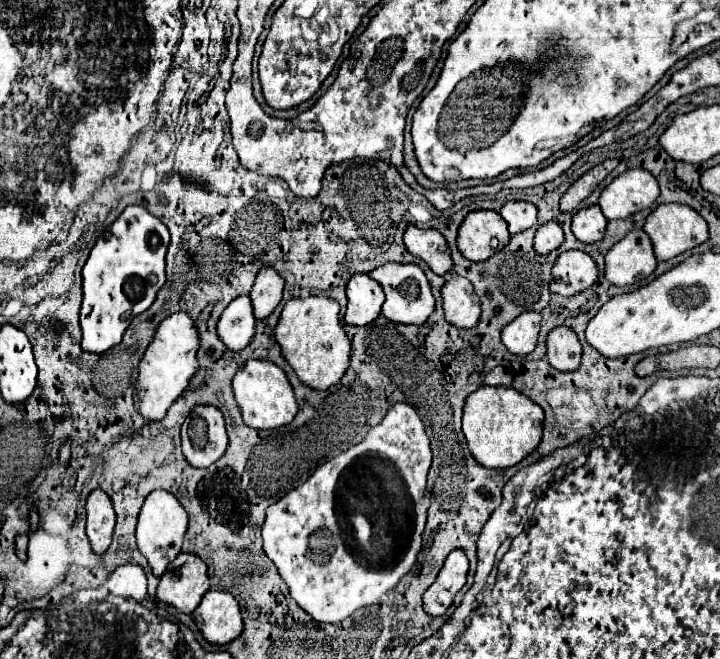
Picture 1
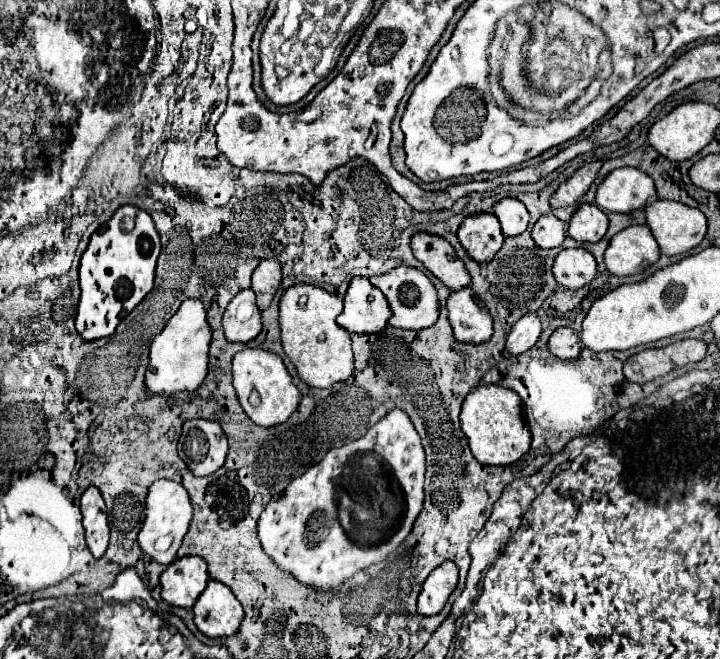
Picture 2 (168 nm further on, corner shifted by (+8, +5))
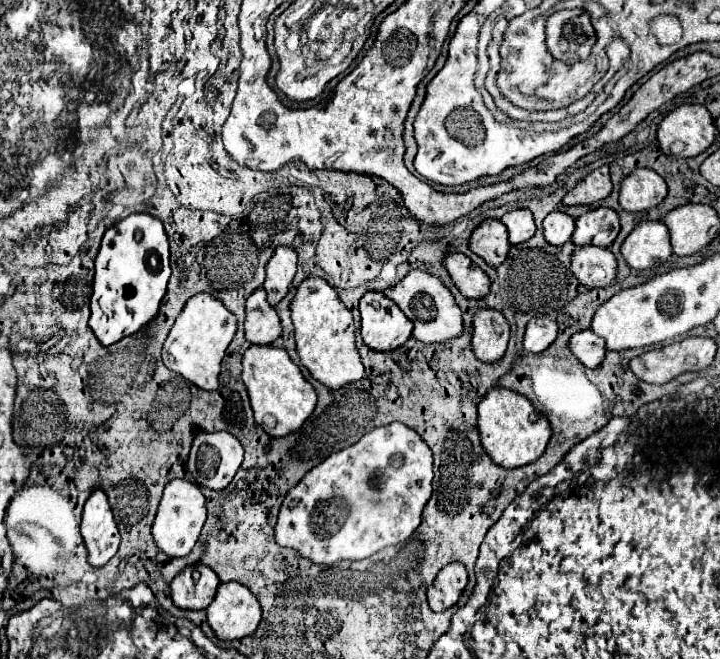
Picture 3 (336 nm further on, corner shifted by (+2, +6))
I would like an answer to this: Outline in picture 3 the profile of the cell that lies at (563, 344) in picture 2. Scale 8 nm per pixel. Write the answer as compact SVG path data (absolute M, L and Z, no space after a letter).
M591 329L579 331L577 335L573 335L569 341L569 347L571 347L573 355L589 369L599 367L607 353L603 339L599 335L595 335Z

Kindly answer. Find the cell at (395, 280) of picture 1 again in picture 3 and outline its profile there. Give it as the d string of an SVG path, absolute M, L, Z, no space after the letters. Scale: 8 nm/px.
M415 269L407 277L403 277L393 289L387 289L385 295L393 299L407 315L407 319L413 323L413 337L421 343L445 343L463 333L463 313L455 303L451 291L439 277Z

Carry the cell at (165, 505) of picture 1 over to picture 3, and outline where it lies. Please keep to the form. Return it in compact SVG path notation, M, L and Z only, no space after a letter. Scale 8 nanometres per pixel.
M173 479L167 483L155 523L153 523L153 537L157 547L167 553L169 557L183 557L187 555L193 545L197 543L203 523L207 519L207 509L205 509L205 497L199 489L199 485L187 481L187 479Z

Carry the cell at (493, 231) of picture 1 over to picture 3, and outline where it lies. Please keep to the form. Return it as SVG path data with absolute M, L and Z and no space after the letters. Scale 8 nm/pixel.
M485 219L469 239L469 249L491 267L499 267L505 261L509 247L507 229L499 219Z

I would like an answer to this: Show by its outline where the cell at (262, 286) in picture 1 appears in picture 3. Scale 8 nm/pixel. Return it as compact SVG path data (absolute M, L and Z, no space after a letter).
M277 247L267 263L267 279L263 283L267 301L277 305L289 291L291 281L297 273L297 253L291 247Z

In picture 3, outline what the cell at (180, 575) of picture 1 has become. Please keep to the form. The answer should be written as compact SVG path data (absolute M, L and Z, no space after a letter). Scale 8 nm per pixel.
M207 565L185 567L171 581L171 597L179 609L207 609L219 587L217 573Z

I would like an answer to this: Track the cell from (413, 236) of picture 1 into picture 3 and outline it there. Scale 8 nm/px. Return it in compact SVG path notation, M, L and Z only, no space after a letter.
M453 253L445 257L445 269L449 271L451 279L455 281L457 289L467 299L483 299L491 291L489 277L473 265L473 261L463 253Z

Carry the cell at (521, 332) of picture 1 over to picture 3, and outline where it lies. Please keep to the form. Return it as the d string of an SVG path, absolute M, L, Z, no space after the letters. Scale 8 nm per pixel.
M535 317L527 323L527 331L525 331L525 339L523 339L523 347L527 353L541 353L545 351L555 339L557 339L557 323L549 317Z

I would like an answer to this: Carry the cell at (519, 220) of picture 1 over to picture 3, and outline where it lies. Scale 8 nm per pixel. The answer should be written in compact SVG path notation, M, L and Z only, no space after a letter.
M517 209L517 211L509 211L503 215L503 225L509 231L509 243L511 245L519 245L527 239L533 237L535 233L535 223L533 223L533 215L529 209Z

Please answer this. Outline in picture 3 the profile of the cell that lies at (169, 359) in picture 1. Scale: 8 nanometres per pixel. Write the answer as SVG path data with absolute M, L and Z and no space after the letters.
M199 293L185 303L175 325L171 327L161 353L163 363L183 379L197 385L199 389L215 391L219 387L221 359L235 331L237 331L237 317L231 311L227 311L223 301L219 301L209 293Z

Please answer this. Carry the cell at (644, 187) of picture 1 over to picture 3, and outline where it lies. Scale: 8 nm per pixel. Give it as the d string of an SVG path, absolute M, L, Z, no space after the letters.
M635 169L621 183L621 207L637 213L657 207L667 195L667 183L653 169Z

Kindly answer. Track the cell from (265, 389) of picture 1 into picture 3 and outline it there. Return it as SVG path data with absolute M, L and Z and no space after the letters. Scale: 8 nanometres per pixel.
M251 345L243 353L243 383L249 391L255 421L261 425L265 413L271 413L277 419L277 425L273 429L265 429L271 437L283 437L291 431L297 431L297 427L303 425L313 413L317 403L315 389L303 377L301 369L291 361L287 351L271 345Z

